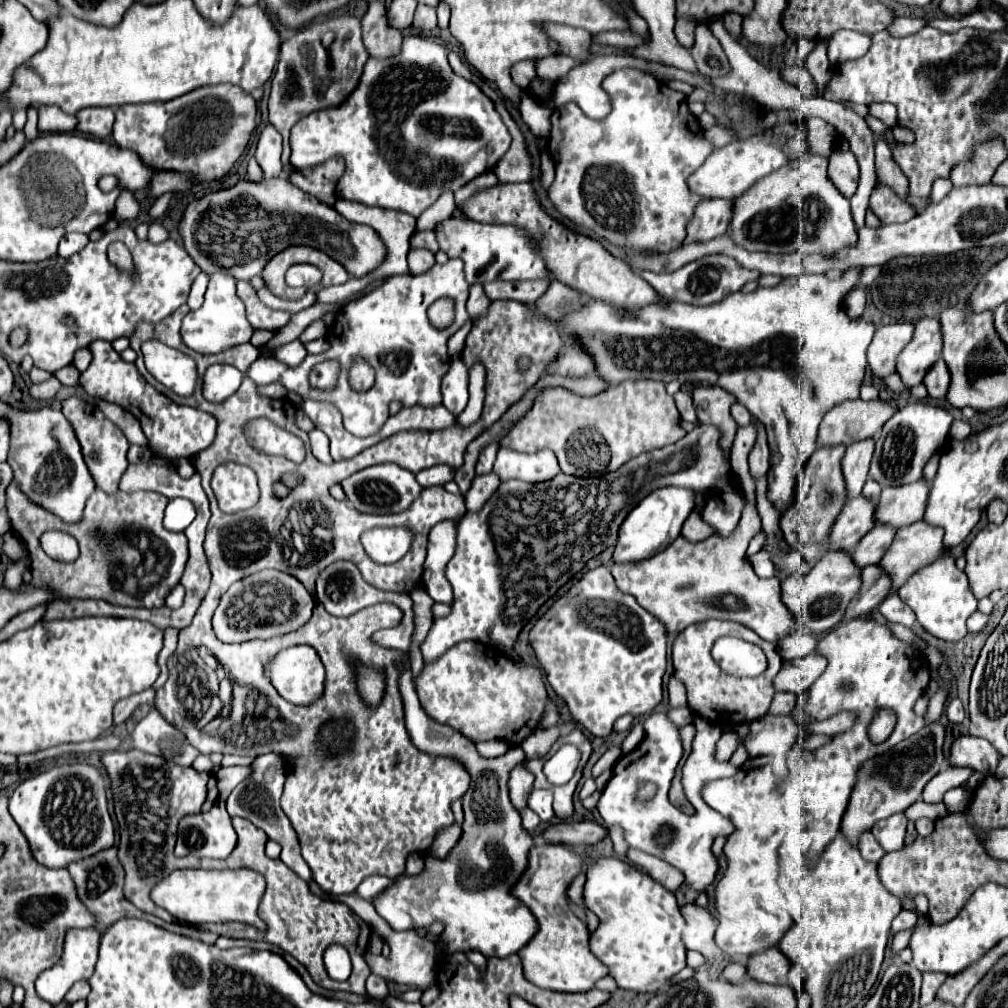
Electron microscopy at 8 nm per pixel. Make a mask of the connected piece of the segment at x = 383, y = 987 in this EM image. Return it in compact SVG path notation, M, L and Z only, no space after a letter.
M370 975L368 981L366 981L366 993L374 999L386 999L390 993L388 993L388 985L382 977L376 977L376 975Z

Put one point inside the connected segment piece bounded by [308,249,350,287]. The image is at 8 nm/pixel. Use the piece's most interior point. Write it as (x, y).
(334, 274)

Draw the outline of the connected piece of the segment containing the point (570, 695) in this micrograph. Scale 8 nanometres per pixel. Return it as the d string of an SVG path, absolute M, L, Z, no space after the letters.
M606 565L584 573L584 577L562 599L558 599L542 619L536 621L530 631L530 645L556 695L566 701L572 717L596 737L608 737L618 717L626 713L634 717L648 715L648 711L662 701L666 627L660 619L640 607L632 595L626 595L616 587L610 567Z

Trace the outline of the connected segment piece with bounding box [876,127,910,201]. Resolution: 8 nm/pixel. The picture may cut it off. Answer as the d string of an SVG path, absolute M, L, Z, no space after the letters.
M888 127L884 133L880 133L876 137L876 173L878 177L892 187L894 193L898 193L898 197L902 201L906 201L906 193L910 193L908 189L908 179L904 177L904 173L898 169L898 165L892 161L890 155L890 147L886 143L886 137L892 135L892 127Z

